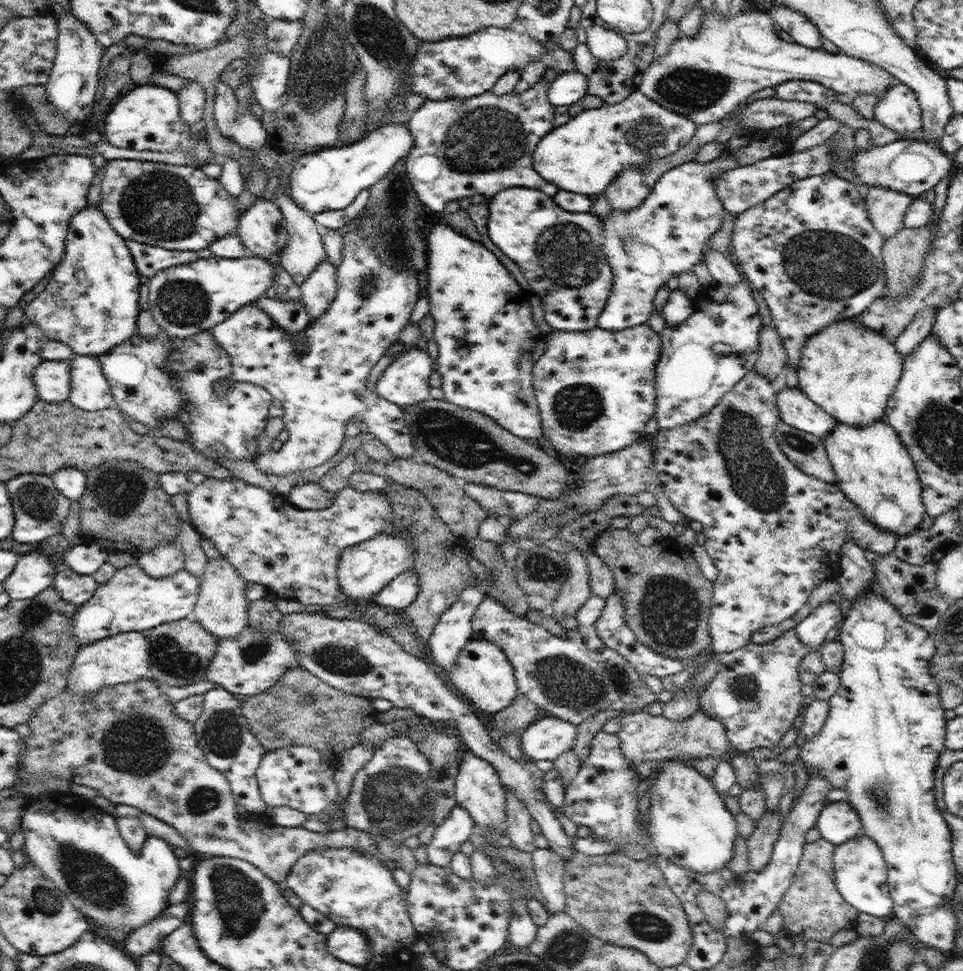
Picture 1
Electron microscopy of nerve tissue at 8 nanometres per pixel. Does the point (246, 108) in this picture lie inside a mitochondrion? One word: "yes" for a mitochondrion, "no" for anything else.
no

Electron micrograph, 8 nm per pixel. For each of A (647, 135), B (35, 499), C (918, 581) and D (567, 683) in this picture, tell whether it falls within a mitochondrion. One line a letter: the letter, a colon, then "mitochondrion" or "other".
A: mitochondrion
B: mitochondrion
C: other
D: mitochondrion

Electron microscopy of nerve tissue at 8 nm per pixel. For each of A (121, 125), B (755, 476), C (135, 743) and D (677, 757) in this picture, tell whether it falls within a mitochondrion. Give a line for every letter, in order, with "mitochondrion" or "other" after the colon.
A: other
B: mitochondrion
C: mitochondrion
D: other

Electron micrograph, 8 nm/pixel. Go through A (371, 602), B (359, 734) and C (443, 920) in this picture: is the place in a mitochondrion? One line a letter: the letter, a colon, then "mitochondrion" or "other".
A: other
B: other
C: other

